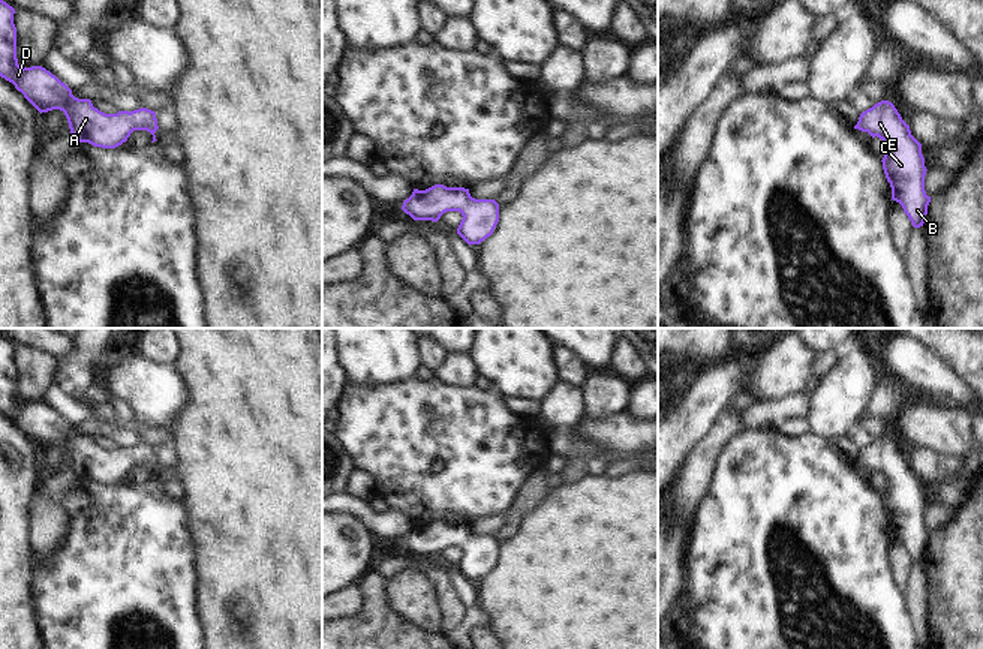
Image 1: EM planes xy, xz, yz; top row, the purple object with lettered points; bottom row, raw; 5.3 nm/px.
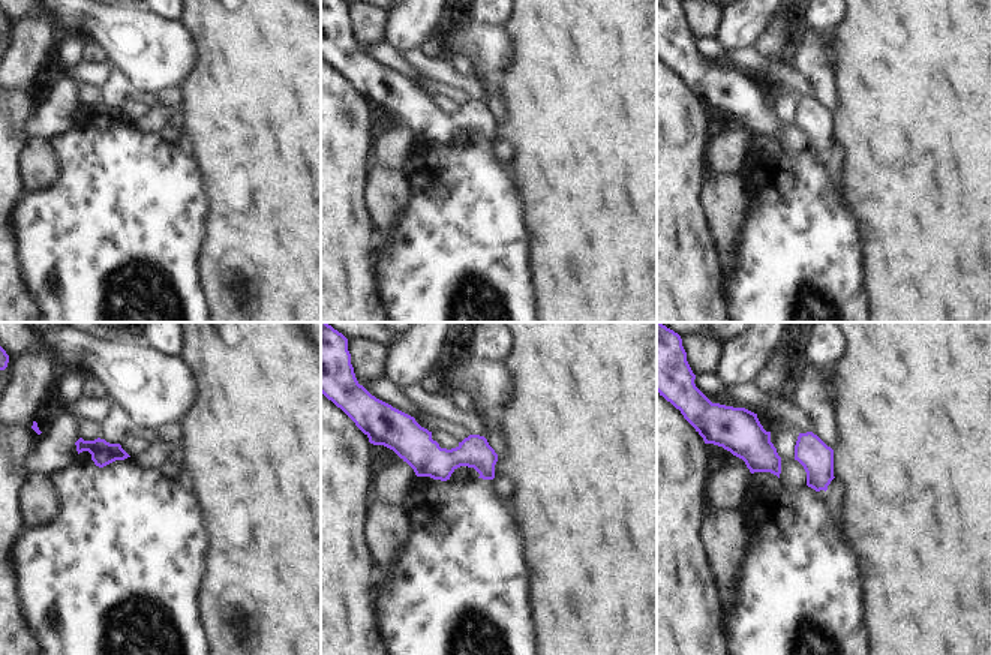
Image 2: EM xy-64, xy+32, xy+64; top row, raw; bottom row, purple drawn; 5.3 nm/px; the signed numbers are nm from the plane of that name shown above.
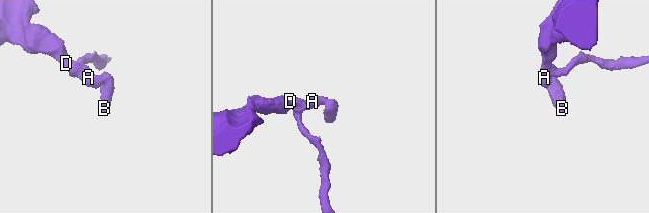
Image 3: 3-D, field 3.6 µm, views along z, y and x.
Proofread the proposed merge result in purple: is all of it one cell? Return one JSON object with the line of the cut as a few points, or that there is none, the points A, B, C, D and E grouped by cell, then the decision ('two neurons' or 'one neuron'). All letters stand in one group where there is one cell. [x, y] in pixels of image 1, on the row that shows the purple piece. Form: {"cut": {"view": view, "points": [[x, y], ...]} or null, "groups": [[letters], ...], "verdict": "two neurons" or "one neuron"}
{"cut": null, "groups": [["A", "B", "C", "D", "E"]], "verdict": "one neuron"}

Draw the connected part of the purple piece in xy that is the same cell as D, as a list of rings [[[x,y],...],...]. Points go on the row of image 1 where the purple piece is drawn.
[[[0,0],[0,76],[12,82],[18,91],[42,114],[52,109],[64,112],[70,133],[79,142],[88,142],[94,147],[115,148],[127,141],[133,130],[147,130],[156,139],[157,118],[156,112],[147,108],[135,111],[118,111],[117,114],[105,114],[93,106],[90,99],[78,99],[72,90],[55,75],[42,66],[21,67],[16,58],[16,27],[13,24],[15,9]]]

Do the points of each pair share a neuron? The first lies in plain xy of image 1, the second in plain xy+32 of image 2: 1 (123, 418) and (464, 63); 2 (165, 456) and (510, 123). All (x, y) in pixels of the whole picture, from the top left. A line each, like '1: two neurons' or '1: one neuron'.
1: one neuron
2: two neurons

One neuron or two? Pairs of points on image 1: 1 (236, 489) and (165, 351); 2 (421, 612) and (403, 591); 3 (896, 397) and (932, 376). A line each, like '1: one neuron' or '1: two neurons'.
1: two neurons
2: one neuron
3: two neurons

